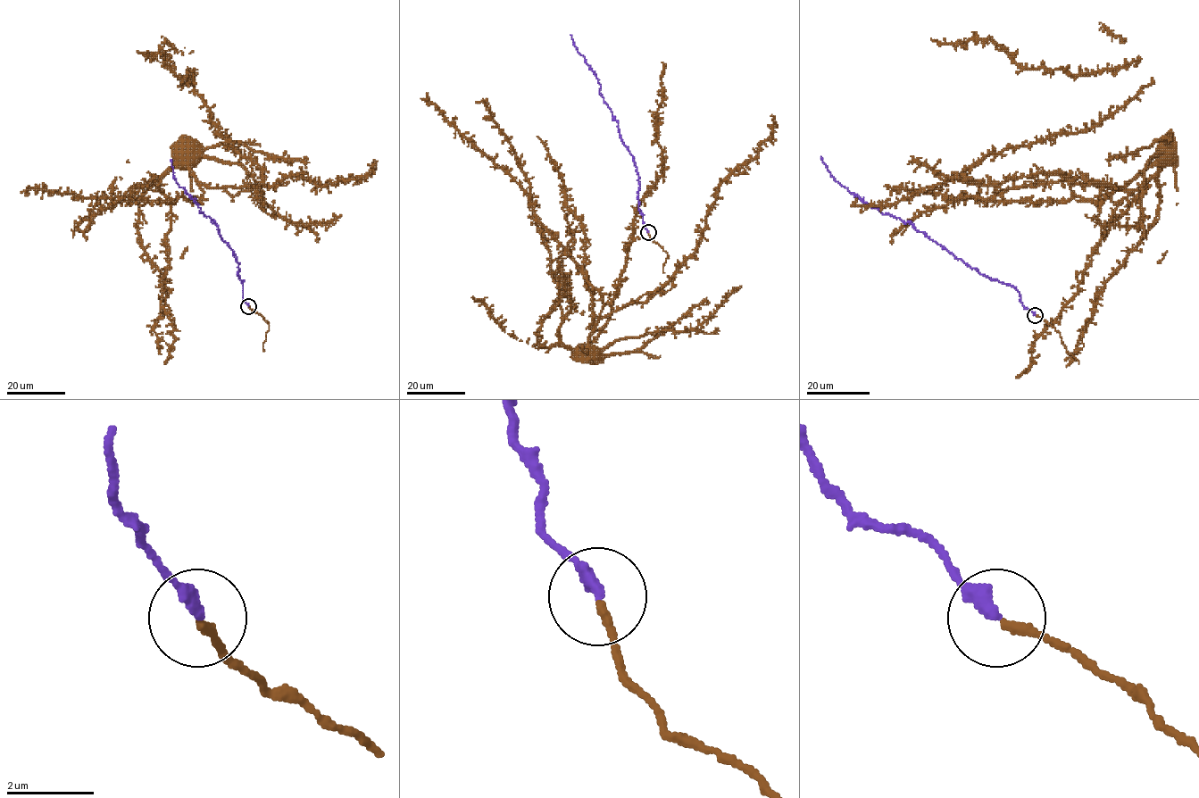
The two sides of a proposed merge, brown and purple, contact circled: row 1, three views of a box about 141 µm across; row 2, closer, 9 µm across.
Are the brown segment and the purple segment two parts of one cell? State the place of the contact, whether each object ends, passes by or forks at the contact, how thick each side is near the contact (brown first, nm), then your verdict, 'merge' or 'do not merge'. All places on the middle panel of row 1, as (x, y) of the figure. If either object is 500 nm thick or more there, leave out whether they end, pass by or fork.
at (648, 232); brown ends there; purple ends there; 190 nm thick on the brown side, 320 nm on the other; merge

